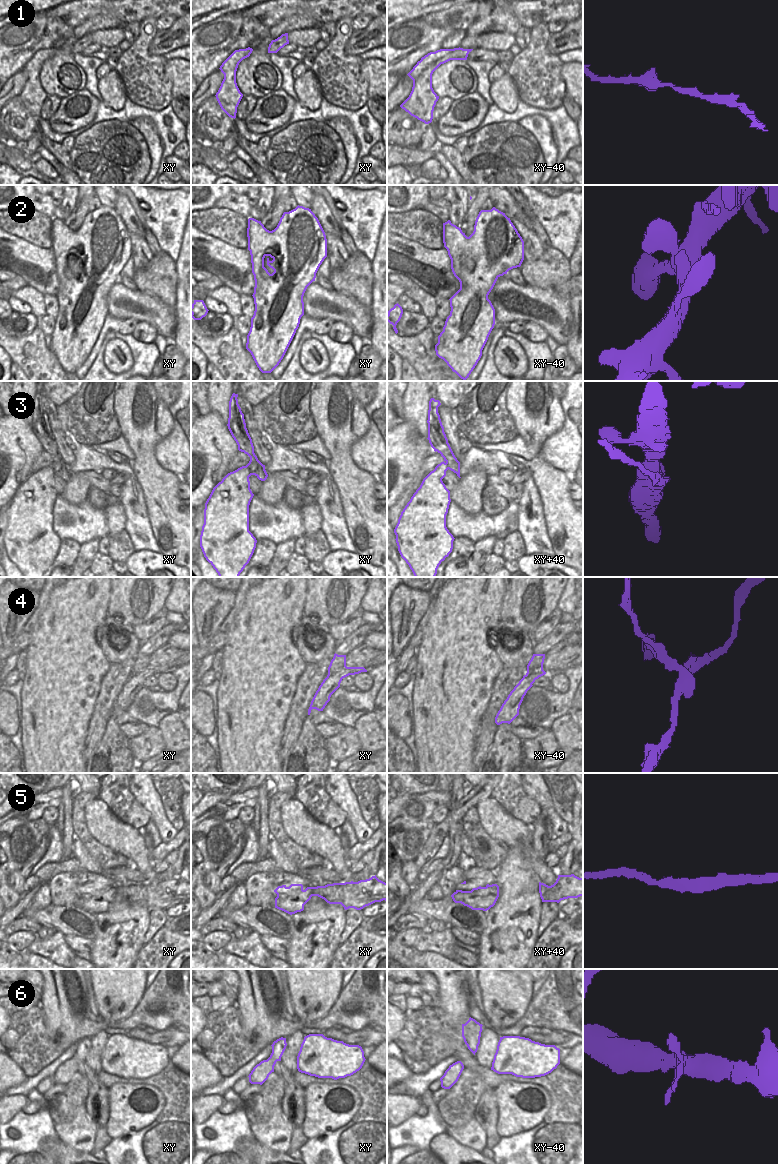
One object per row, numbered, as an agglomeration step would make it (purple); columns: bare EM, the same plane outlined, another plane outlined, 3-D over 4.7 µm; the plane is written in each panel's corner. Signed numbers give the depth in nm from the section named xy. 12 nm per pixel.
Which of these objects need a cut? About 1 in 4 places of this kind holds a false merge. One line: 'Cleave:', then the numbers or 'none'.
Cleave: 3, 4

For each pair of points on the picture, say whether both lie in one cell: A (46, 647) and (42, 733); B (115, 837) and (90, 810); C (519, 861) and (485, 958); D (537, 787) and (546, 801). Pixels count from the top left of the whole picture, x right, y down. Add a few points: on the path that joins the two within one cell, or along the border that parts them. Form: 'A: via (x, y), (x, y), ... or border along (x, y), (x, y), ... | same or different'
A: via (46, 668), (46, 712) | same
B: via (109, 830), (97, 817) | same
C: via (516, 885), (516, 904), (486, 934) | same
D: via (538, 790), (543, 798) | same

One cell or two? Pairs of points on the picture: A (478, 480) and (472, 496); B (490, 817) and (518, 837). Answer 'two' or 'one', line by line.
A: one
B: one

